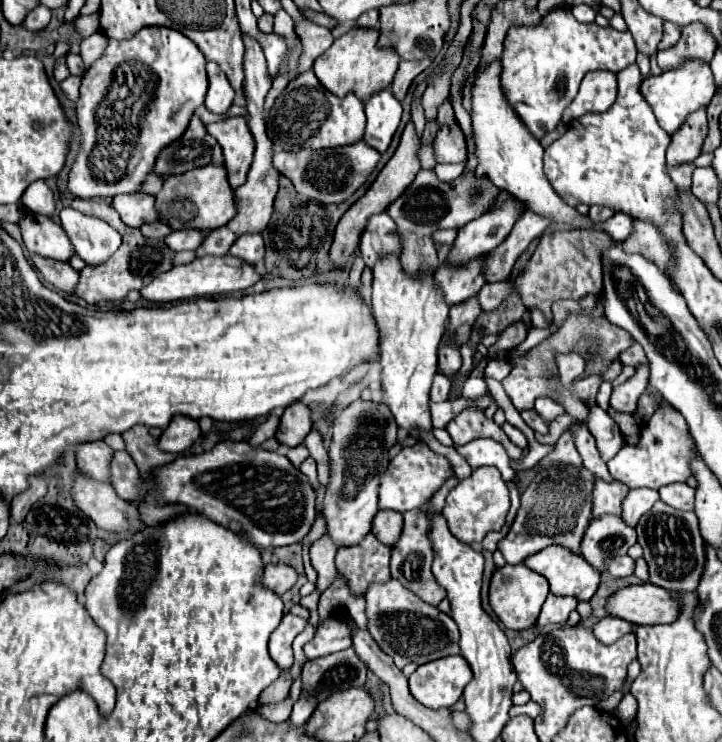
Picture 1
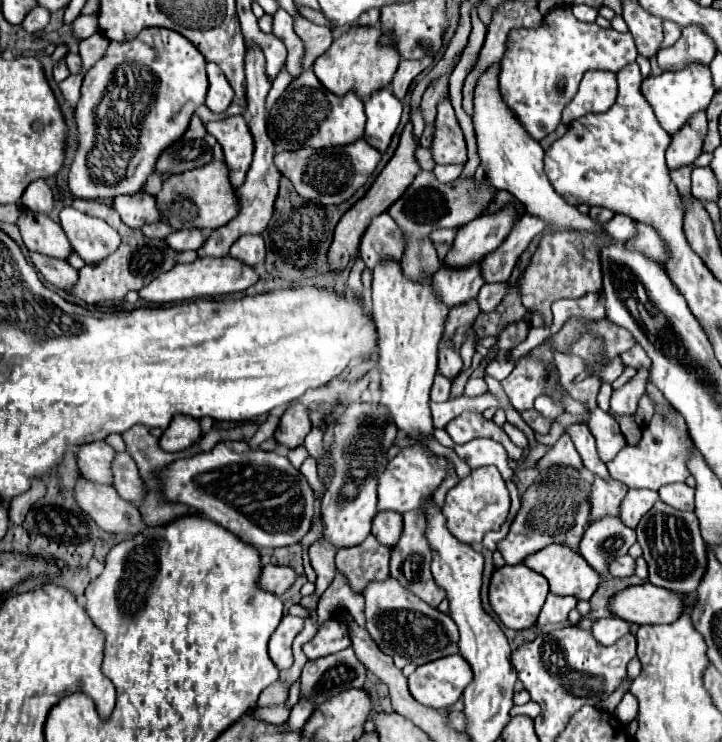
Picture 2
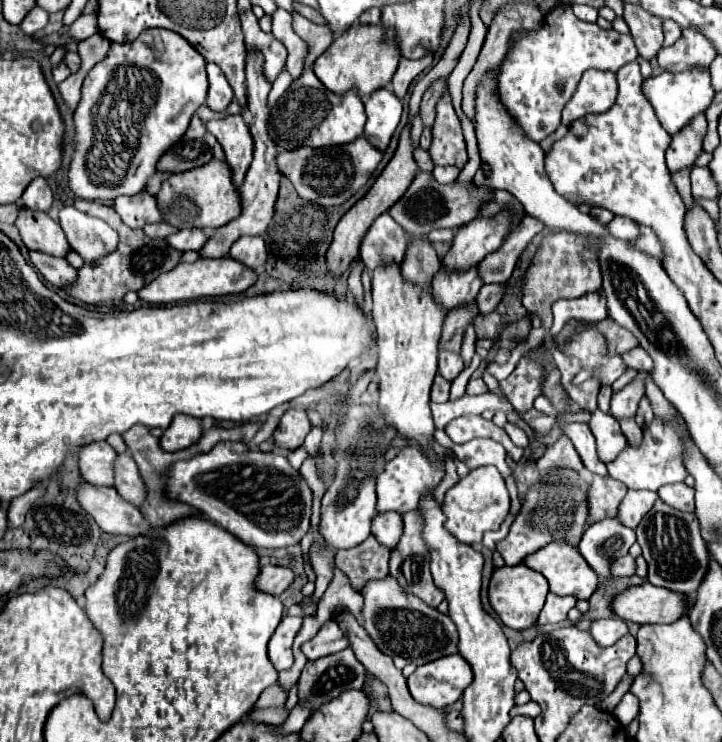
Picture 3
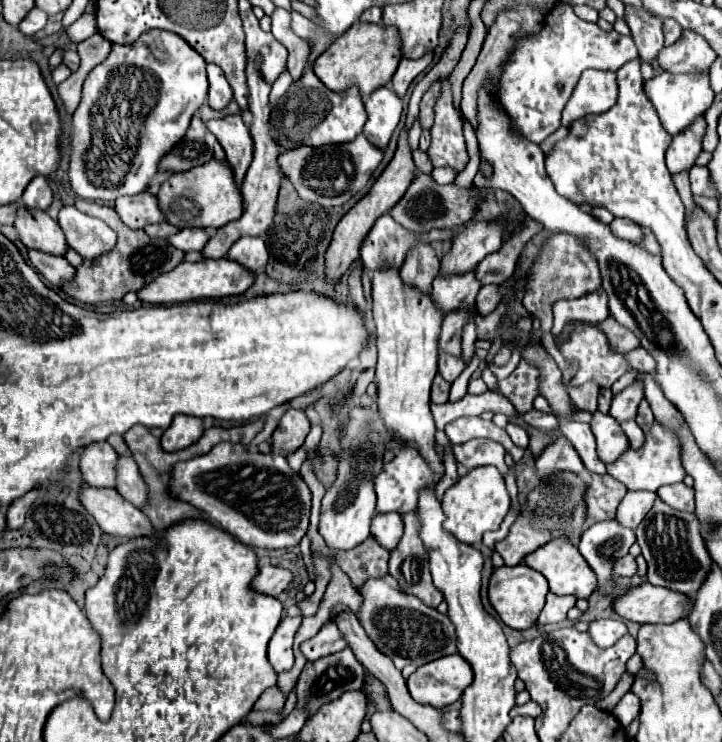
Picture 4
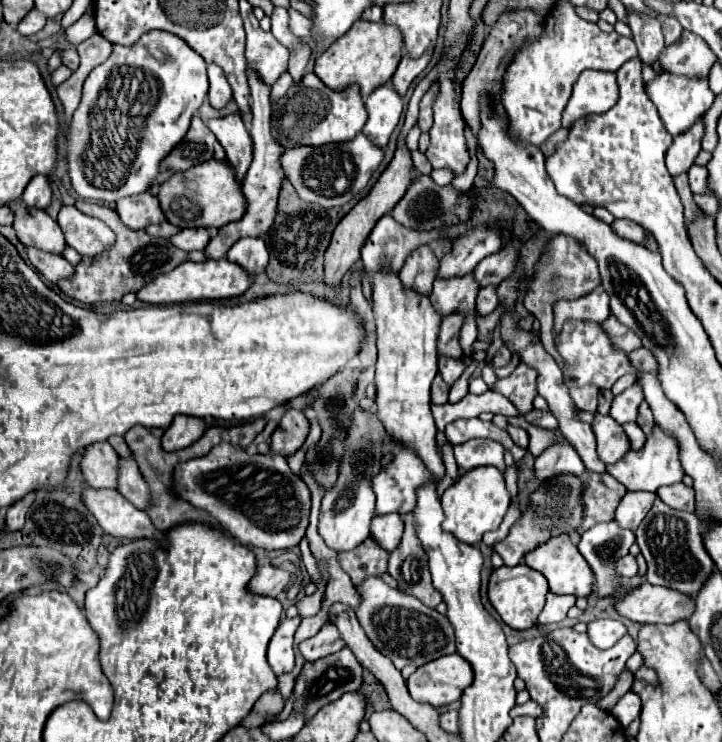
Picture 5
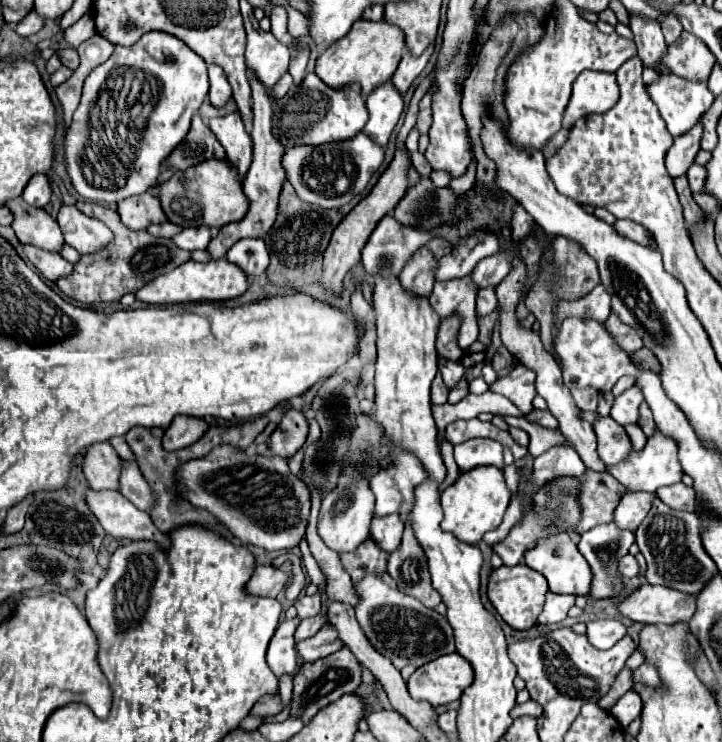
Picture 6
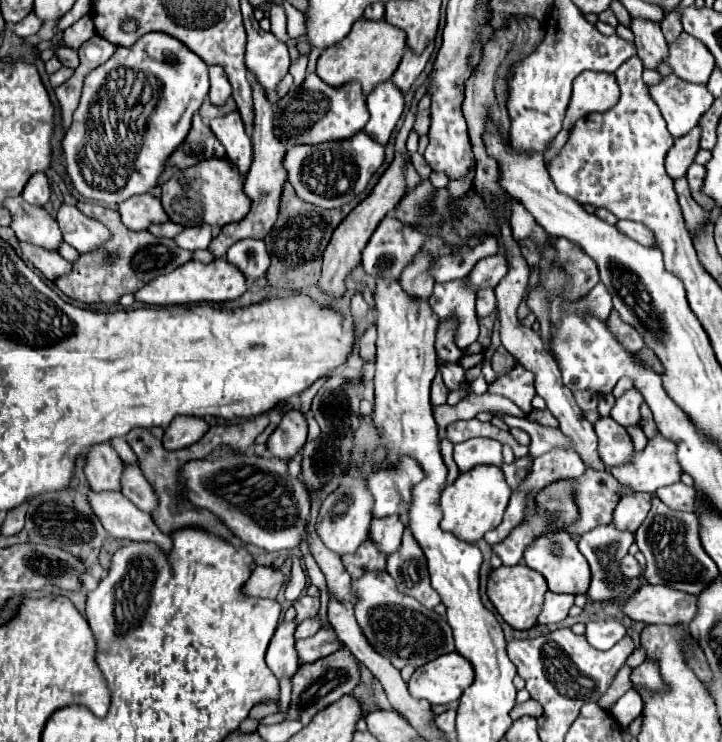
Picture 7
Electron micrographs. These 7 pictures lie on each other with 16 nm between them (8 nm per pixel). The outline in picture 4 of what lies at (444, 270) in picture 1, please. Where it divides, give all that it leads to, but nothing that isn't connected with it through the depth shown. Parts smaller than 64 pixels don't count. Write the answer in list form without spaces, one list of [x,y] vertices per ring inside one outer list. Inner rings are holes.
[[[470,270],[458,276],[436,276],[432,282],[432,300],[444,310],[452,312],[456,308],[472,308],[478,290],[482,288],[476,272]]]

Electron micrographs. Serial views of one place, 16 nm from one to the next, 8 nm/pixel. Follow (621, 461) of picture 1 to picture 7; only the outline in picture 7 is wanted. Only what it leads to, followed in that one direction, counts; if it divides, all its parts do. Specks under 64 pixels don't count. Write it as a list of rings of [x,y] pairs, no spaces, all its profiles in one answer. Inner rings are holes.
[[[660,434],[650,438],[642,452],[634,452],[628,464],[612,466],[608,472],[633,491],[650,494],[678,482],[682,476],[682,468],[676,460],[676,444],[664,440]]]

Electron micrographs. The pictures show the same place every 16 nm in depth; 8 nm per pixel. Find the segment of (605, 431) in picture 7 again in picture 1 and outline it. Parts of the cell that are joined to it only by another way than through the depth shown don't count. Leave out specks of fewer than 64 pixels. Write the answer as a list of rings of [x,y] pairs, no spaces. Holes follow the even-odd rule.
[[[600,406],[590,408],[590,414],[586,418],[586,426],[592,432],[592,436],[596,438],[600,456],[604,460],[612,460],[618,454],[618,450],[624,446],[624,438],[620,434],[618,424]]]

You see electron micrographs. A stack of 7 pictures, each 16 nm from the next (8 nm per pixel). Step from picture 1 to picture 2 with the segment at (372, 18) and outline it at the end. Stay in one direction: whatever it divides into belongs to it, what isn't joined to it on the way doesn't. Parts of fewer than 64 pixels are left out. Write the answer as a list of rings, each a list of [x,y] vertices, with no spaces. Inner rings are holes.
[[[372,8],[372,10],[364,12],[364,14],[360,16],[358,24],[360,24],[360,26],[378,26],[378,24],[380,24],[380,10]]]

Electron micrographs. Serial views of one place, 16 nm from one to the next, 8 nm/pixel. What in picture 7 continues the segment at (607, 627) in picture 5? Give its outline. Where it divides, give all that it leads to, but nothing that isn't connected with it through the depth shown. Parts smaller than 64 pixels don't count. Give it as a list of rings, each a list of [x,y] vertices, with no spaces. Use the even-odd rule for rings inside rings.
[[[598,620],[586,624],[586,638],[598,650],[612,648],[620,638],[624,638],[626,628],[618,620]]]

